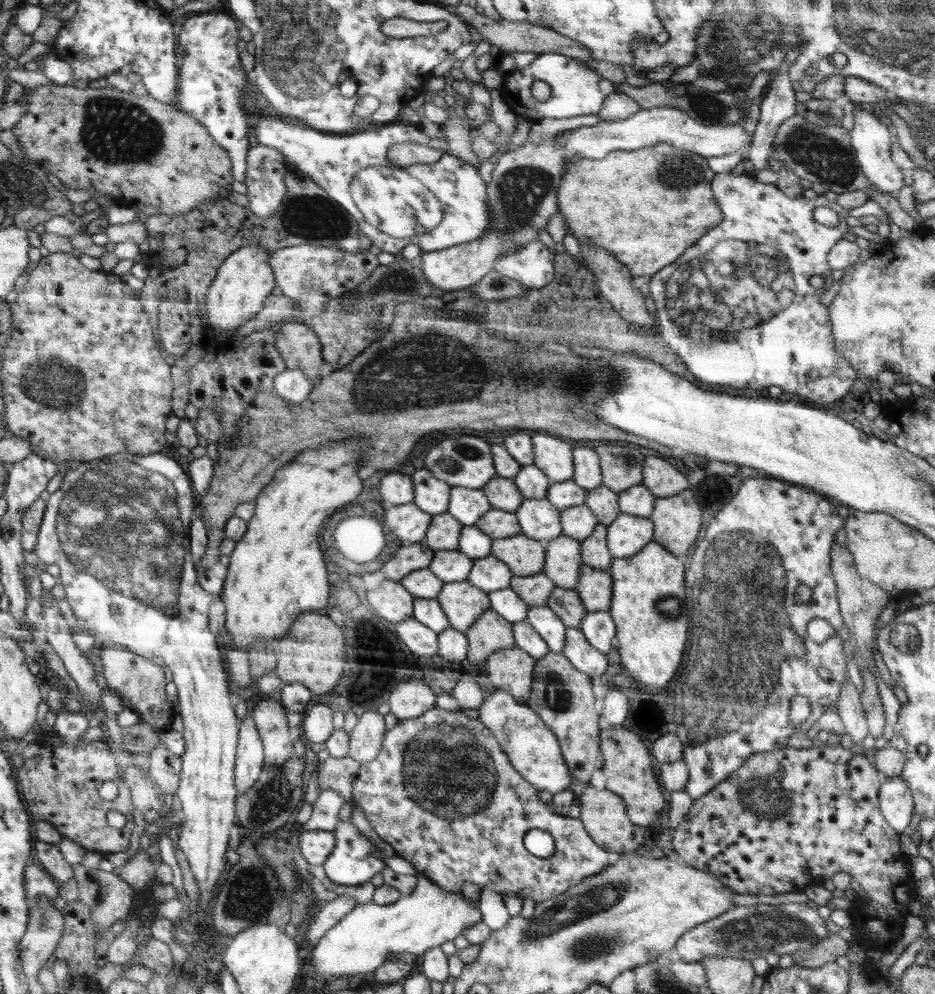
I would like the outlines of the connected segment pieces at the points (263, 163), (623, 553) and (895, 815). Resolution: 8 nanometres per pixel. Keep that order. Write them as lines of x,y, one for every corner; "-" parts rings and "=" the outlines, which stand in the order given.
259,144
249,150
245,184
249,208
255,215
258,215
259,218
268,218
280,208
281,202
288,192
288,188
284,186
284,178
292,171
293,167
289,159
274,147
=
620,513
607,526
607,547
614,559
633,557
653,541
654,523
649,517
=
900,776
883,779
877,794
879,808
888,825
901,834
915,814
912,793

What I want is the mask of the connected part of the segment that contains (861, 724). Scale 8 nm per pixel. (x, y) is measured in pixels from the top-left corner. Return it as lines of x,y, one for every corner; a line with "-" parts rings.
849,678
843,684
836,707
845,726
845,734
851,736
855,744
861,744
868,736
869,728
861,705
861,695

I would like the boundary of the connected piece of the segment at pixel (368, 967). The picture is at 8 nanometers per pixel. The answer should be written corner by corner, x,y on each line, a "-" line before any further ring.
424,876
417,877
416,888
394,904
380,906
374,901
356,905
344,915
322,939
307,952
308,963
314,966
314,978
317,974
324,978
354,976
375,972
384,965
391,954
411,953
424,955
435,947
462,934
466,928
481,921
482,915
462,893
453,893
440,889

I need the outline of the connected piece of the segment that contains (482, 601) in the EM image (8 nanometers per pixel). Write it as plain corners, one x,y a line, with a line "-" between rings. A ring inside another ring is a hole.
470,582
444,583
436,600
456,630
465,633
485,611
490,610
489,593

